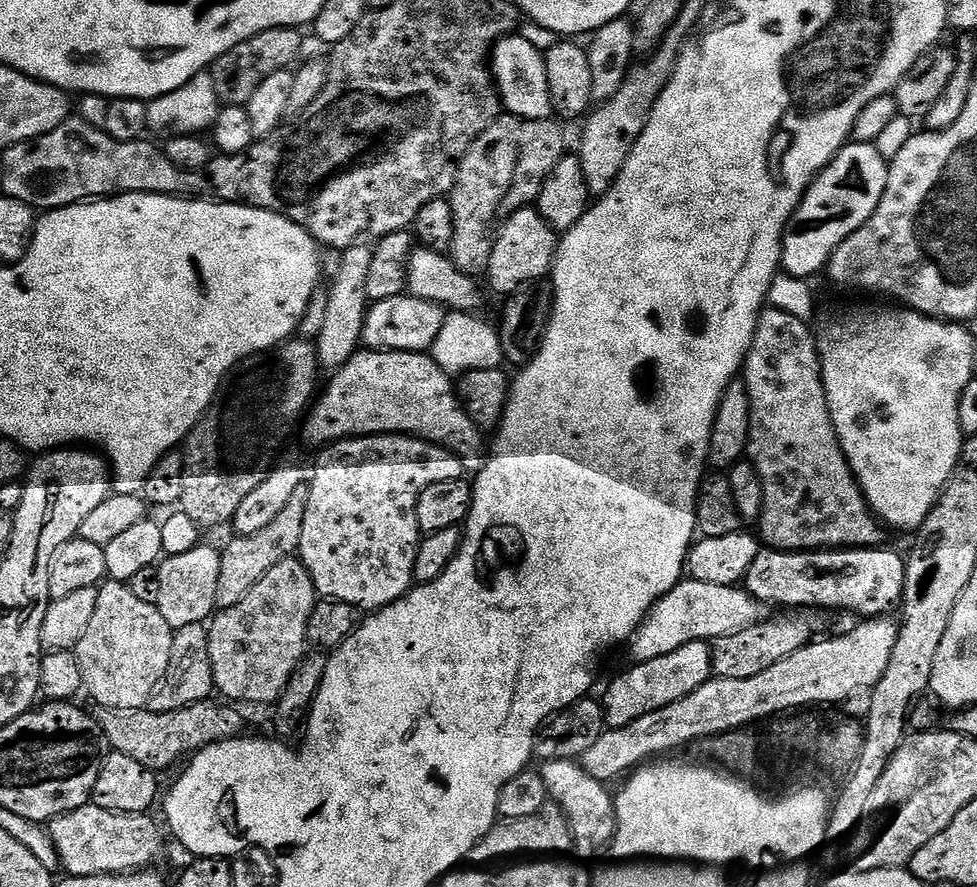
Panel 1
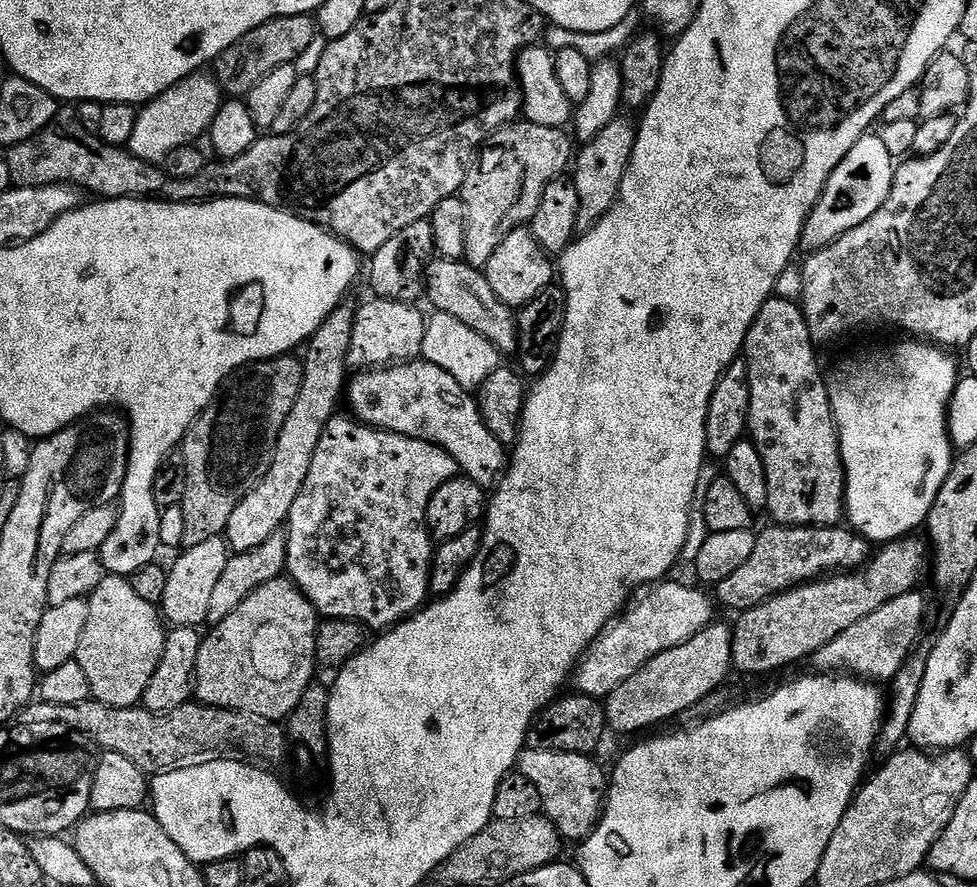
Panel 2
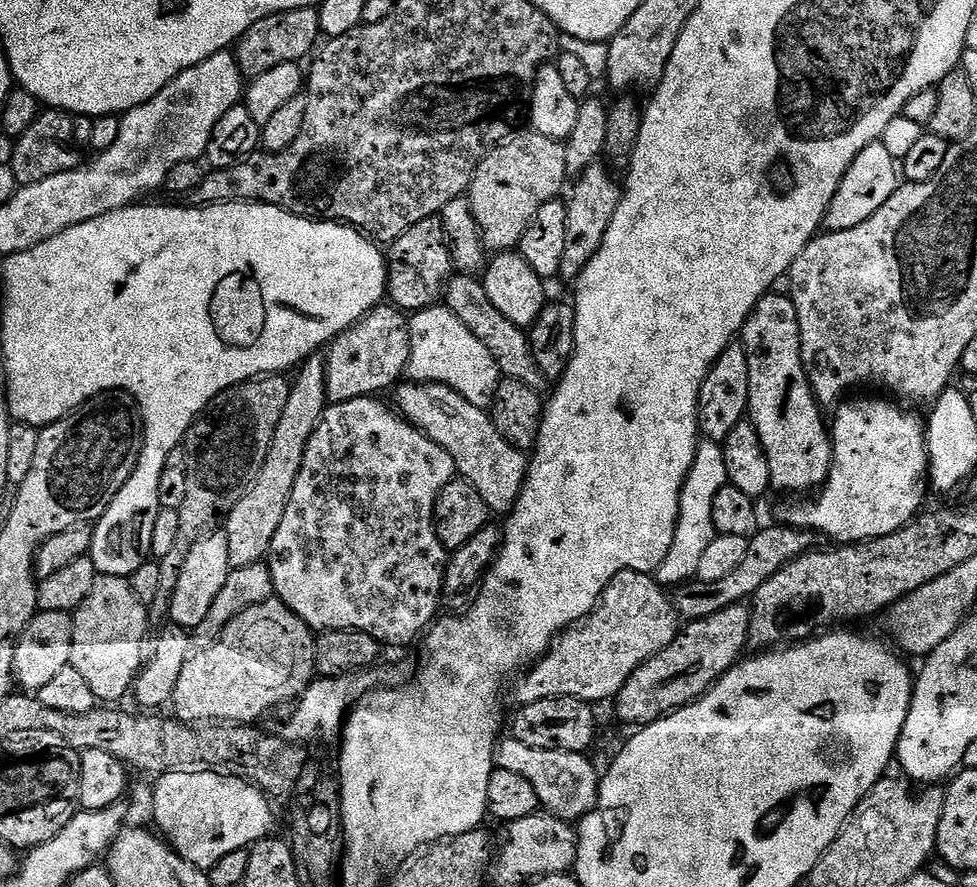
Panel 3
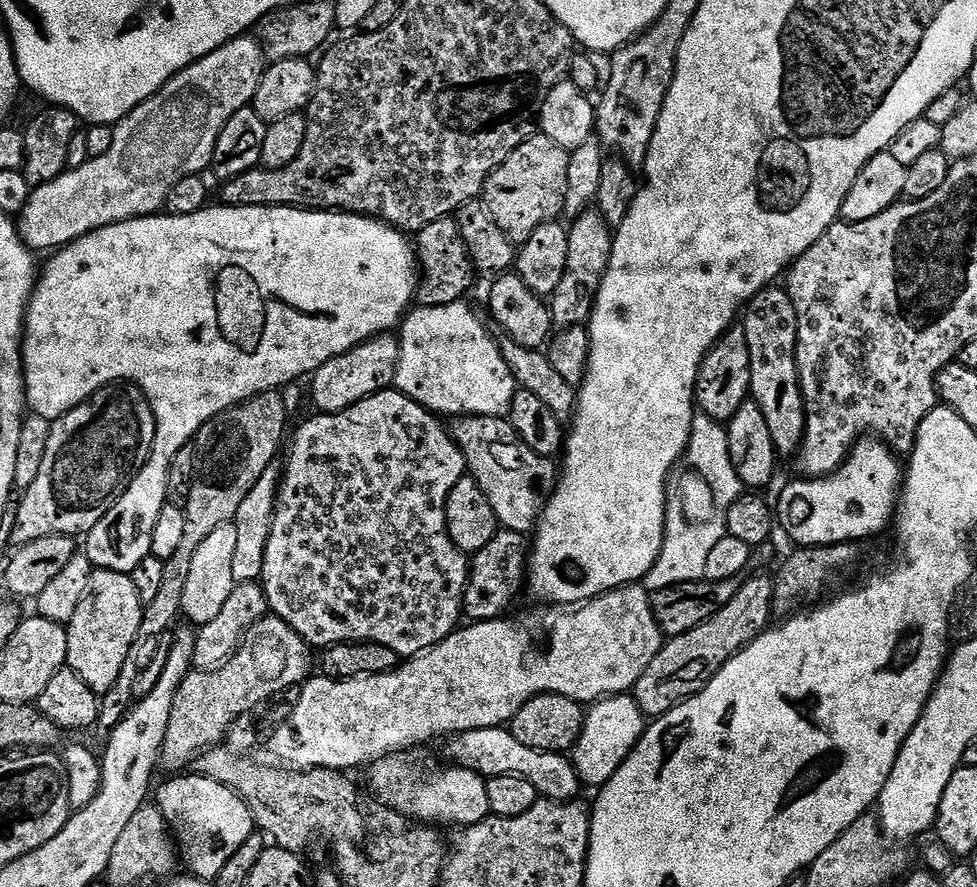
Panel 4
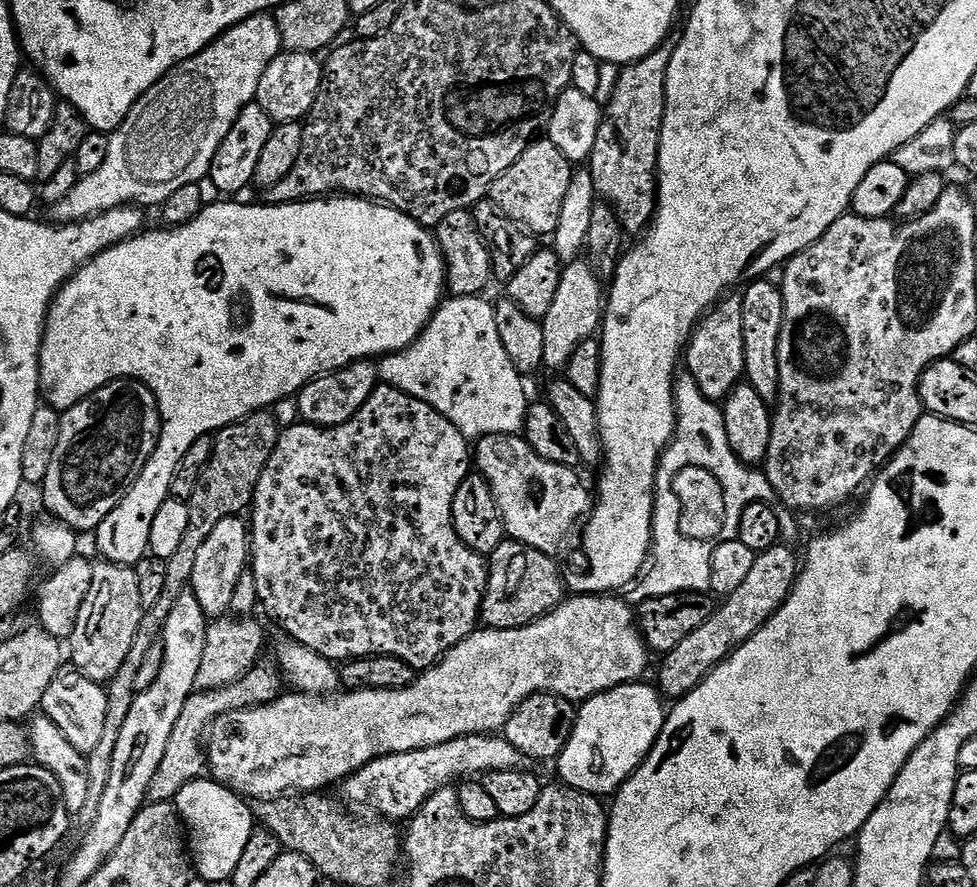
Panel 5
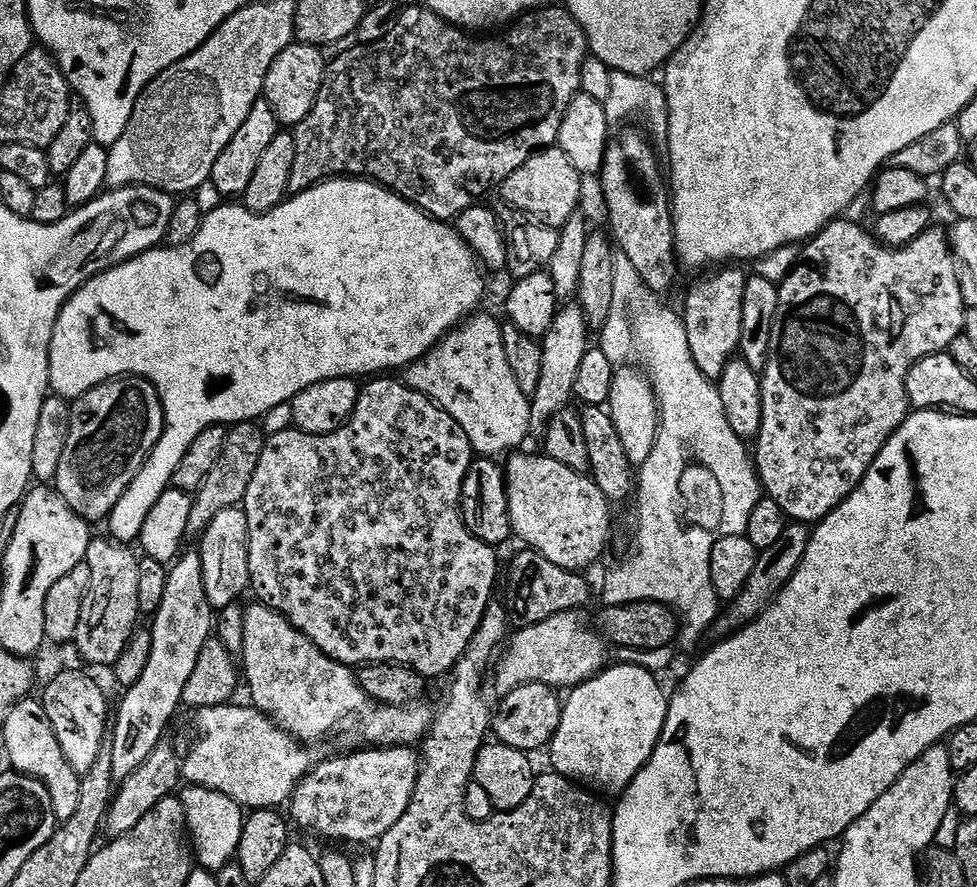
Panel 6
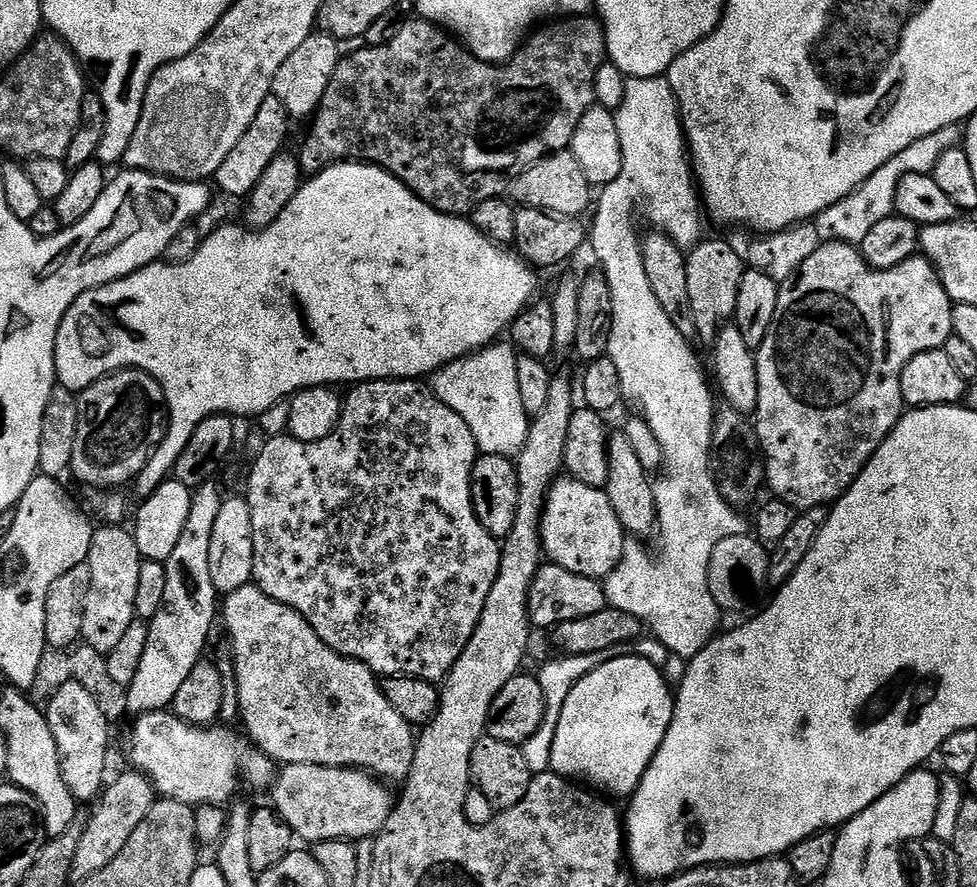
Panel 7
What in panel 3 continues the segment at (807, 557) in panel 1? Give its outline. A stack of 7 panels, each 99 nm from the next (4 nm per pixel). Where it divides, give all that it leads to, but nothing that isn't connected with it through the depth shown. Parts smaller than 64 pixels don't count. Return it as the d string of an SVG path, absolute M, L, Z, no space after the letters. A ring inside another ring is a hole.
M779 522L773 525L773 528L761 527L758 535L748 541L746 558L742 558L741 564L731 574L726 574L726 578L718 582L693 579L689 583L679 585L674 592L677 613L688 622L705 620L710 618L710 614L718 614L718 610L726 610L726 606L745 603L755 596L762 582L770 582L770 578L774 578L774 574L778 574L782 566L794 562L794 558L813 547L814 536L807 528L790 528Z

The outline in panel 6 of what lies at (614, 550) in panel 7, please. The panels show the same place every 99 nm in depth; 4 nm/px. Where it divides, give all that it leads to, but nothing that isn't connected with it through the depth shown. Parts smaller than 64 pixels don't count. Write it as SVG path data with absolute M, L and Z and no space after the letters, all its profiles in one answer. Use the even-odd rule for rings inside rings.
M543 454L520 455L509 455L508 465L505 463L502 468L504 482L508 487L508 509L515 539L520 539L525 549L542 554L542 558L550 558L554 566L562 566L571 572L588 570L584 568L590 567L608 544L613 511L610 501L602 494L602 490L598 490L591 475L570 470L570 466L562 466L562 462L554 462L554 458Z

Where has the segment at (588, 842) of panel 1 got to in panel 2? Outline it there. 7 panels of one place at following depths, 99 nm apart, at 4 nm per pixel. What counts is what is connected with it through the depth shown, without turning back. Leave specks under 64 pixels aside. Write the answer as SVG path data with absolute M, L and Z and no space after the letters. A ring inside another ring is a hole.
M525 747L518 761L518 770L534 786L538 786L543 815L552 821L565 841L584 841L598 827L600 813L606 804L604 772L583 752L555 752Z

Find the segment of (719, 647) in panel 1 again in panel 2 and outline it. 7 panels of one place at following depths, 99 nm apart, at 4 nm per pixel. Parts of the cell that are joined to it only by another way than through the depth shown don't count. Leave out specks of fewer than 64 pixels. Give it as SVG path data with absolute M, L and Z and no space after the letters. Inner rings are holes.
M913 534L903 540L891 540L889 544L877 547L870 559L855 571L828 574L813 580L811 584L799 584L797 588L780 592L769 600L763 600L758 606L739 613L735 617L736 624L731 625L733 669L744 676L768 676L779 668L788 668L791 664L798 663L799 660L807 661L818 650L822 650L822 646L834 642L834 638L838 638L842 630L862 622L862 618L874 614L874 610L886 606L886 602L902 598L902 594L907 592L917 591L919 584L916 583L926 576L926 569L930 564L929 545L918 537L919 535Z

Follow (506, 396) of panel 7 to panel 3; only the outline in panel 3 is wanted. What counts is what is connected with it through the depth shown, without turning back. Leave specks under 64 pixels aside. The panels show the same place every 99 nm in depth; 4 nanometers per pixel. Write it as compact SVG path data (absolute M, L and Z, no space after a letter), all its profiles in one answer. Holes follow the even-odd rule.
M447 306L427 308L415 313L408 321L410 330L410 358L406 369L409 381L418 384L445 384L453 388L466 402L487 409L491 405L496 387L501 382L500 371L490 358L490 350L466 330L462 318L454 315Z

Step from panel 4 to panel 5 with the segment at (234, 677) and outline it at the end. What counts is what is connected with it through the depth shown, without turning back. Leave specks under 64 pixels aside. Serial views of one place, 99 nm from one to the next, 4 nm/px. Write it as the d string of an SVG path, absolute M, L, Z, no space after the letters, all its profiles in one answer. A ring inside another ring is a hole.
M255 666L233 684L205 692L197 690L188 696L178 714L178 720L174 722L174 730L170 730L170 738L166 742L166 750L162 754L160 765L154 776L150 778L147 799L152 802L175 801L178 790L182 790L182 786L186 786L192 780L197 779L205 767L206 760L202 755L202 741L205 739L206 729L219 716L227 712L242 710L243 708L255 708L257 704L269 704L281 695L280 684L282 685L282 677L275 667Z

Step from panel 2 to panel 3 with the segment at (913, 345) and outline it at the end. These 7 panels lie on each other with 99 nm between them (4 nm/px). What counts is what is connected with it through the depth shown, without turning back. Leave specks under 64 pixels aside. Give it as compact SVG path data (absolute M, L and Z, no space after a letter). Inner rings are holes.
M852 400L841 403L839 407L835 409L836 421L831 421L830 435L832 437L832 469L828 475L828 480L824 483L823 488L819 489L818 494L813 495L811 498L784 498L780 505L776 508L775 519L779 523L790 528L807 528L809 532L813 534L819 534L821 532L824 536L829 536L829 541L839 542L840 544L851 544L853 542L867 542L874 538L882 538L886 534L894 534L900 528L905 528L910 521L916 519L921 515L922 509L925 507L924 499L928 496L928 488L930 492L930 480L924 475L929 475L930 472L930 459L928 457L928 438L926 435L926 424L923 419L919 420L912 412L907 412L904 407L899 403L888 400Z

